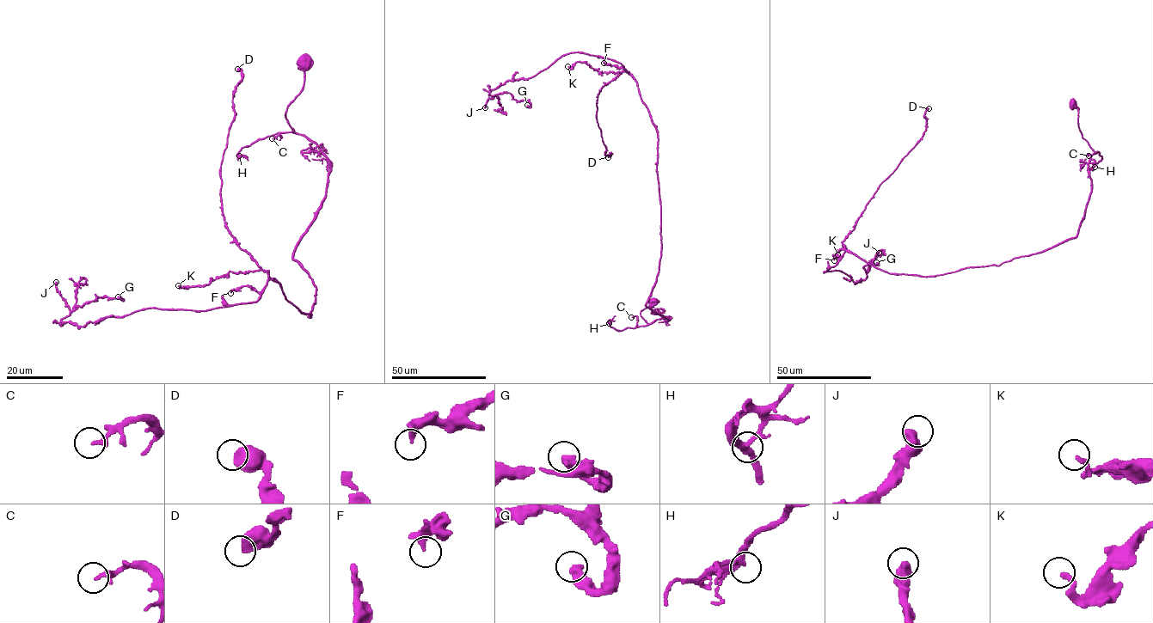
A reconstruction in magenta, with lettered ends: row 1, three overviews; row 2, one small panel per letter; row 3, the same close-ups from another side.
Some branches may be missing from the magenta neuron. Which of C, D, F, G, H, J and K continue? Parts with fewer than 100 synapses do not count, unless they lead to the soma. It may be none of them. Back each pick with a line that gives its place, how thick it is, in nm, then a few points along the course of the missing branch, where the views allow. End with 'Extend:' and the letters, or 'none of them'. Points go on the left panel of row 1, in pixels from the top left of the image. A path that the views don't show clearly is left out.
Extend: none of them

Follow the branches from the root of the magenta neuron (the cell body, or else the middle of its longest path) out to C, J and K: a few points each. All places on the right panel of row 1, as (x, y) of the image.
C: (1072, 105), (1078, 111), (1078, 126), (1082, 137), (1094, 151), (1098, 151), (1088, 155)
J: (1072, 105), (1094, 151), (1076, 236), (935, 276), (888, 272), (847, 251), (824, 271), (864, 280), (879, 253)
K: (1072, 105), (1094, 151), (1076, 236), (998, 265), (929, 276), (888, 272), (843, 244), (837, 254)

